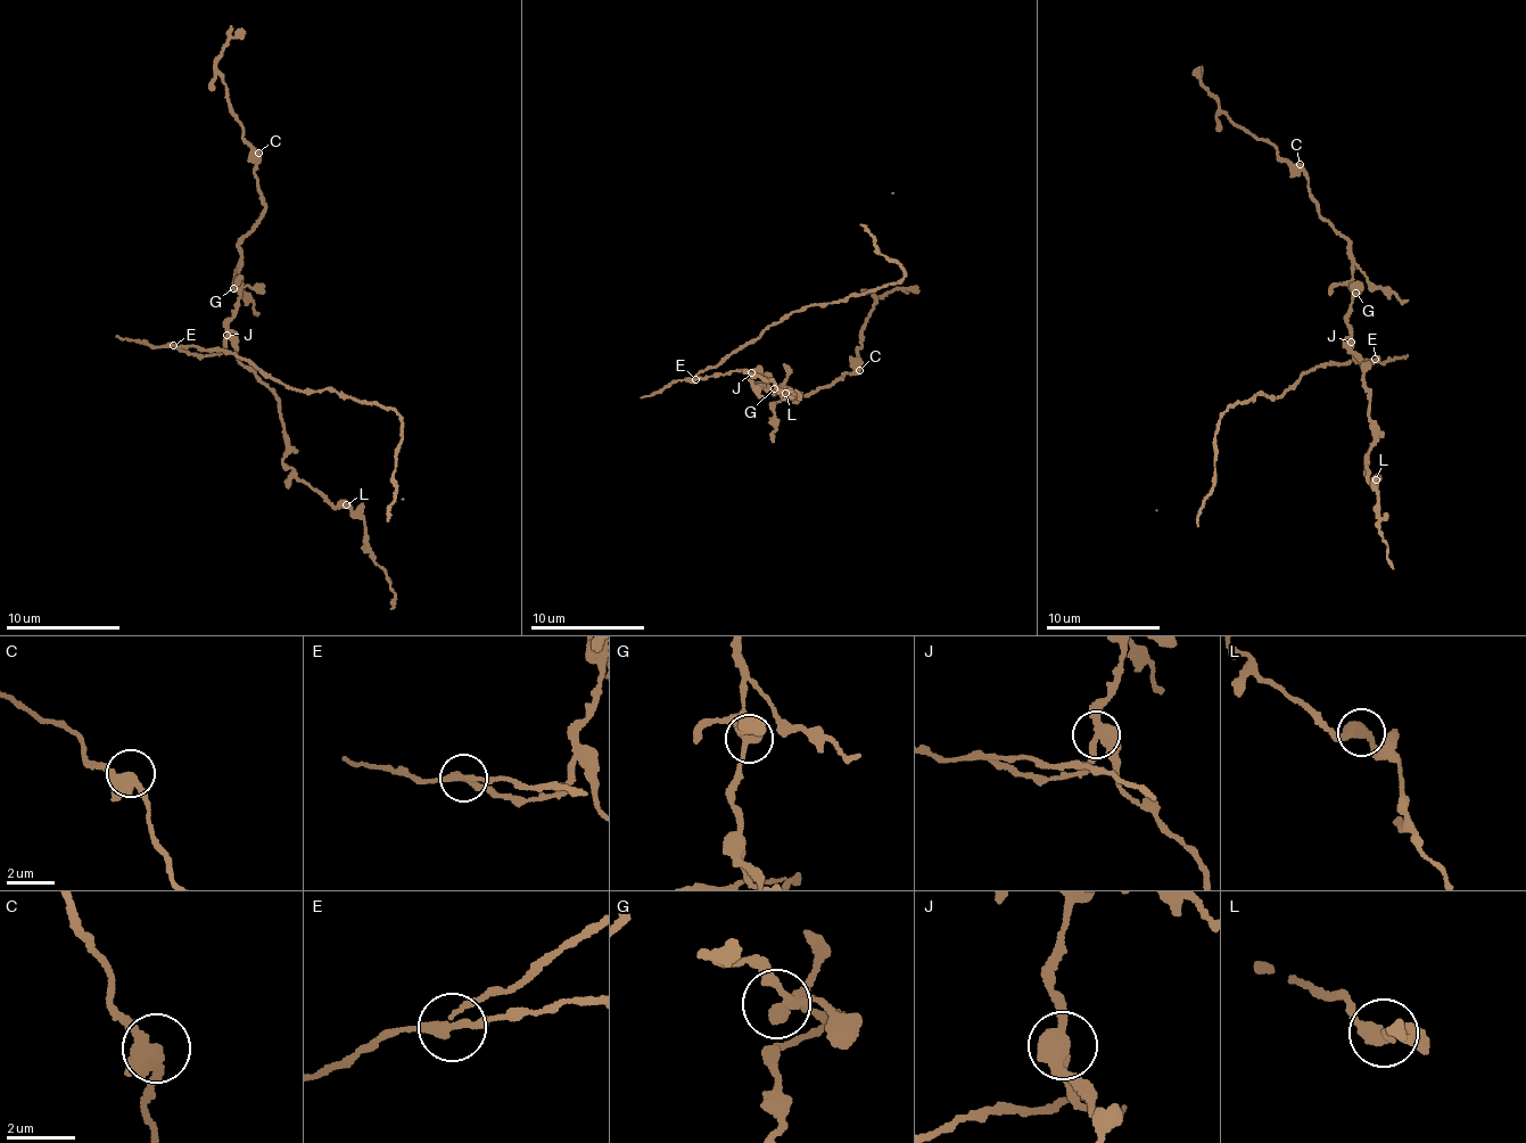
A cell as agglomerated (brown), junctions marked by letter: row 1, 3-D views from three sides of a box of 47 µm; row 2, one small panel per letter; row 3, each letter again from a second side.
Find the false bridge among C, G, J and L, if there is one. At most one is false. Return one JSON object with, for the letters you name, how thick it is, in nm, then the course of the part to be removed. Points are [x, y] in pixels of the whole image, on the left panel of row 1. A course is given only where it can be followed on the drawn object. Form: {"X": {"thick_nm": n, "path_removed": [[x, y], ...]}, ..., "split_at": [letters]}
{"J": {"thick_nm": 380}, "split_at": ["J"]}

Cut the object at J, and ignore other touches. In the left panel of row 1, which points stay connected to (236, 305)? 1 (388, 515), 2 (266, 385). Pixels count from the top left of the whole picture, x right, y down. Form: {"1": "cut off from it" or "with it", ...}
{"1": "cut off from it", "2": "with it"}

